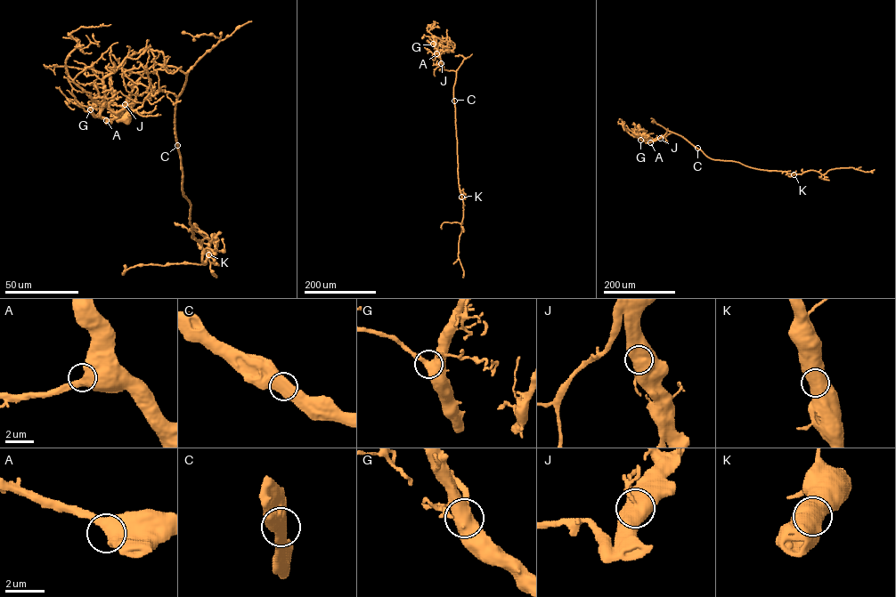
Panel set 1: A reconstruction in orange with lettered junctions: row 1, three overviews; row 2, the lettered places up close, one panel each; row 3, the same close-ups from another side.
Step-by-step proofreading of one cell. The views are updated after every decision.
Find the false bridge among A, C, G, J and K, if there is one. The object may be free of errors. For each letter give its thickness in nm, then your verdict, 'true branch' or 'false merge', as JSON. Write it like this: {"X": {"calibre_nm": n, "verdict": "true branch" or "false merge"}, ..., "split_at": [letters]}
{"A": {"calibre_nm": 600, "verdict": "true branch"}, "C": {"calibre_nm": 600, "verdict": "true branch"}, "G": {"calibre_nm": 600, "verdict": "true branch"}, "J": {"calibre_nm": 700, "verdict": "true branch"}, "K": {"calibre_nm": 700, "verdict": "true branch"}, "split_at": []}

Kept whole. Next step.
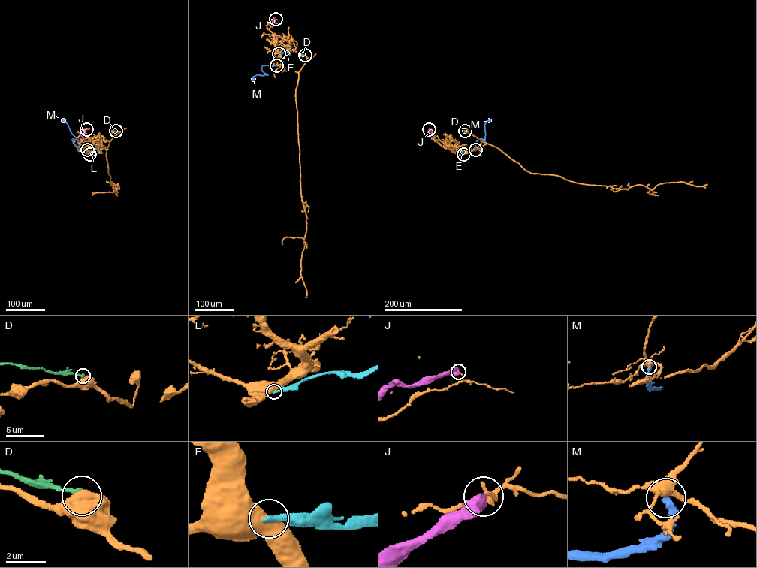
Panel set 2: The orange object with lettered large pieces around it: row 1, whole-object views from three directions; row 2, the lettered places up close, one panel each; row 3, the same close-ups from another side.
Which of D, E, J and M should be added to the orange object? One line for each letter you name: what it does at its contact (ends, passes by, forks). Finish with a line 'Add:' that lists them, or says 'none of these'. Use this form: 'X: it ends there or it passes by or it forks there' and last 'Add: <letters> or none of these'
Add: none of these

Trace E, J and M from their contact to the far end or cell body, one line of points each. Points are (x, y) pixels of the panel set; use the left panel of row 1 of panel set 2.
E: (89, 154), (97, 152), (100, 147)
J: (86, 129), (80, 131), (84, 140)
M: (87, 149), (80, 149), (73, 143), (73, 139), (79, 141), (63, 120)

